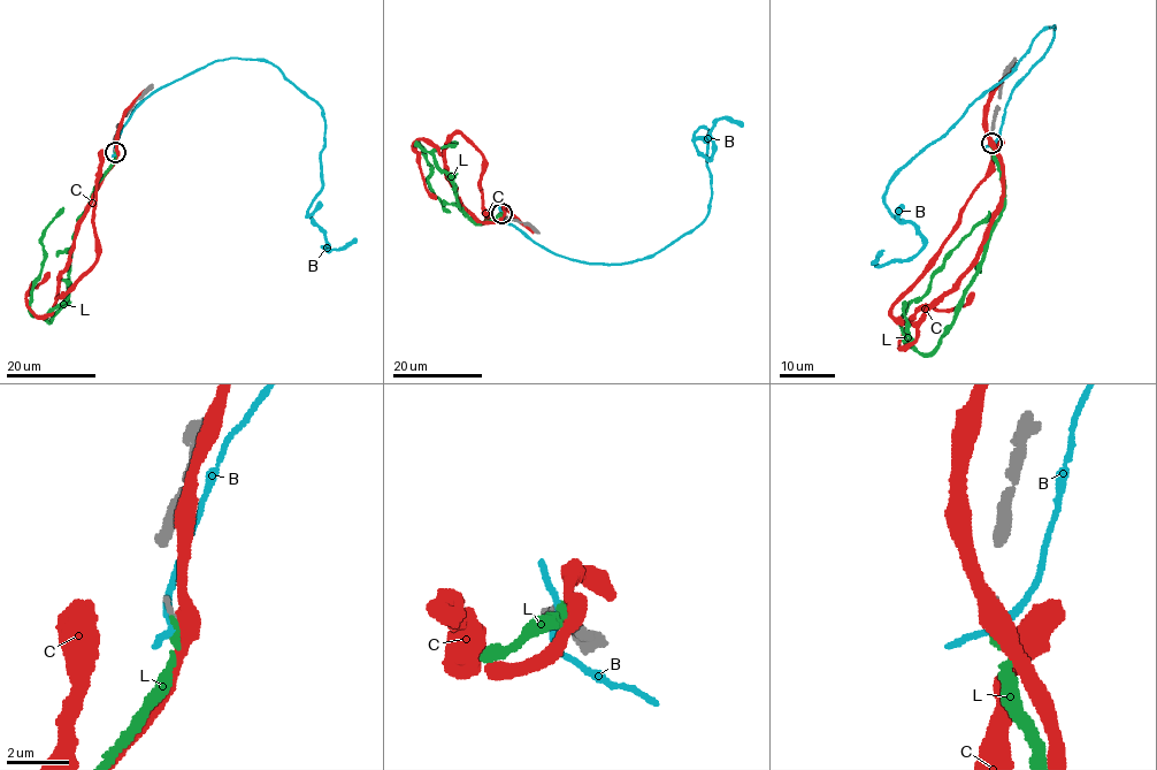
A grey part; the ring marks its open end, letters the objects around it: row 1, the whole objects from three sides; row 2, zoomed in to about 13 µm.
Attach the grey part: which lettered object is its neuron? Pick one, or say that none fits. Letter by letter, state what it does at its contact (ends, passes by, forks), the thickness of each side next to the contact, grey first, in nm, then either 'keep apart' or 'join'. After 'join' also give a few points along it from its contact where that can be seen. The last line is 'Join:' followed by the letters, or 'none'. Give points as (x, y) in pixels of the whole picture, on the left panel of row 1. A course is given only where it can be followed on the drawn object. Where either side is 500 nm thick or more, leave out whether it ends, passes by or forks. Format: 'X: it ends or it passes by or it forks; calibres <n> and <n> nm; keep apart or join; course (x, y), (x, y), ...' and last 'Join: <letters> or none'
B: it passes by; calibres 170 and 220 nm; keep apart
C: calibres 170 and 500 nm; keep apart
L: it ends; calibres 170 and 280 nm; join; course (115, 152), (74, 236), (64, 304), (47, 321), (30, 309), (31, 289), (44, 259), (43, 231), (62, 207)
Join: L

